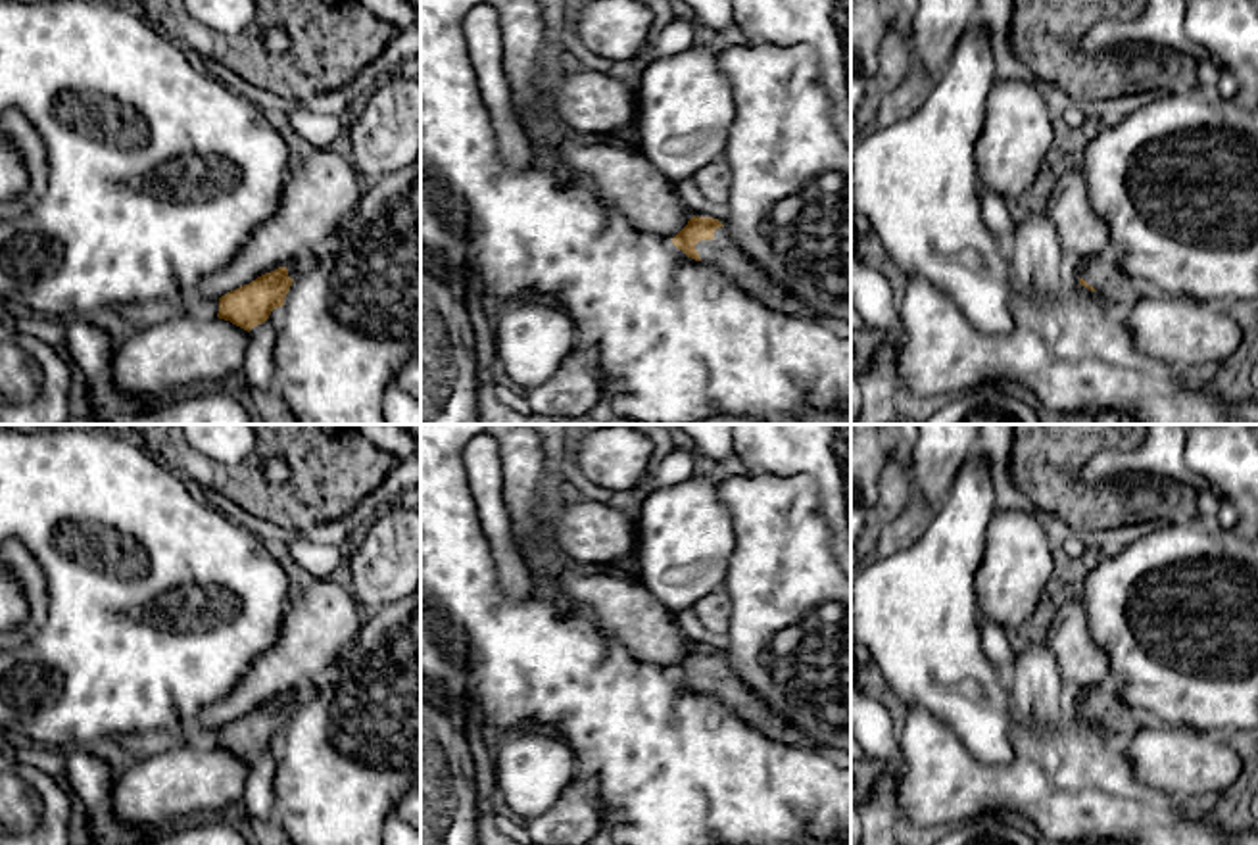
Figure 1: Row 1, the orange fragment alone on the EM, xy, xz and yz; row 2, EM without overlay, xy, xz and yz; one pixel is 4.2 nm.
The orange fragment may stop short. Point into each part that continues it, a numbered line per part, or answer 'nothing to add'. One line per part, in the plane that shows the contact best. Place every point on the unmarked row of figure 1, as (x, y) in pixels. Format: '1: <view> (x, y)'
1: xz (723, 684)

